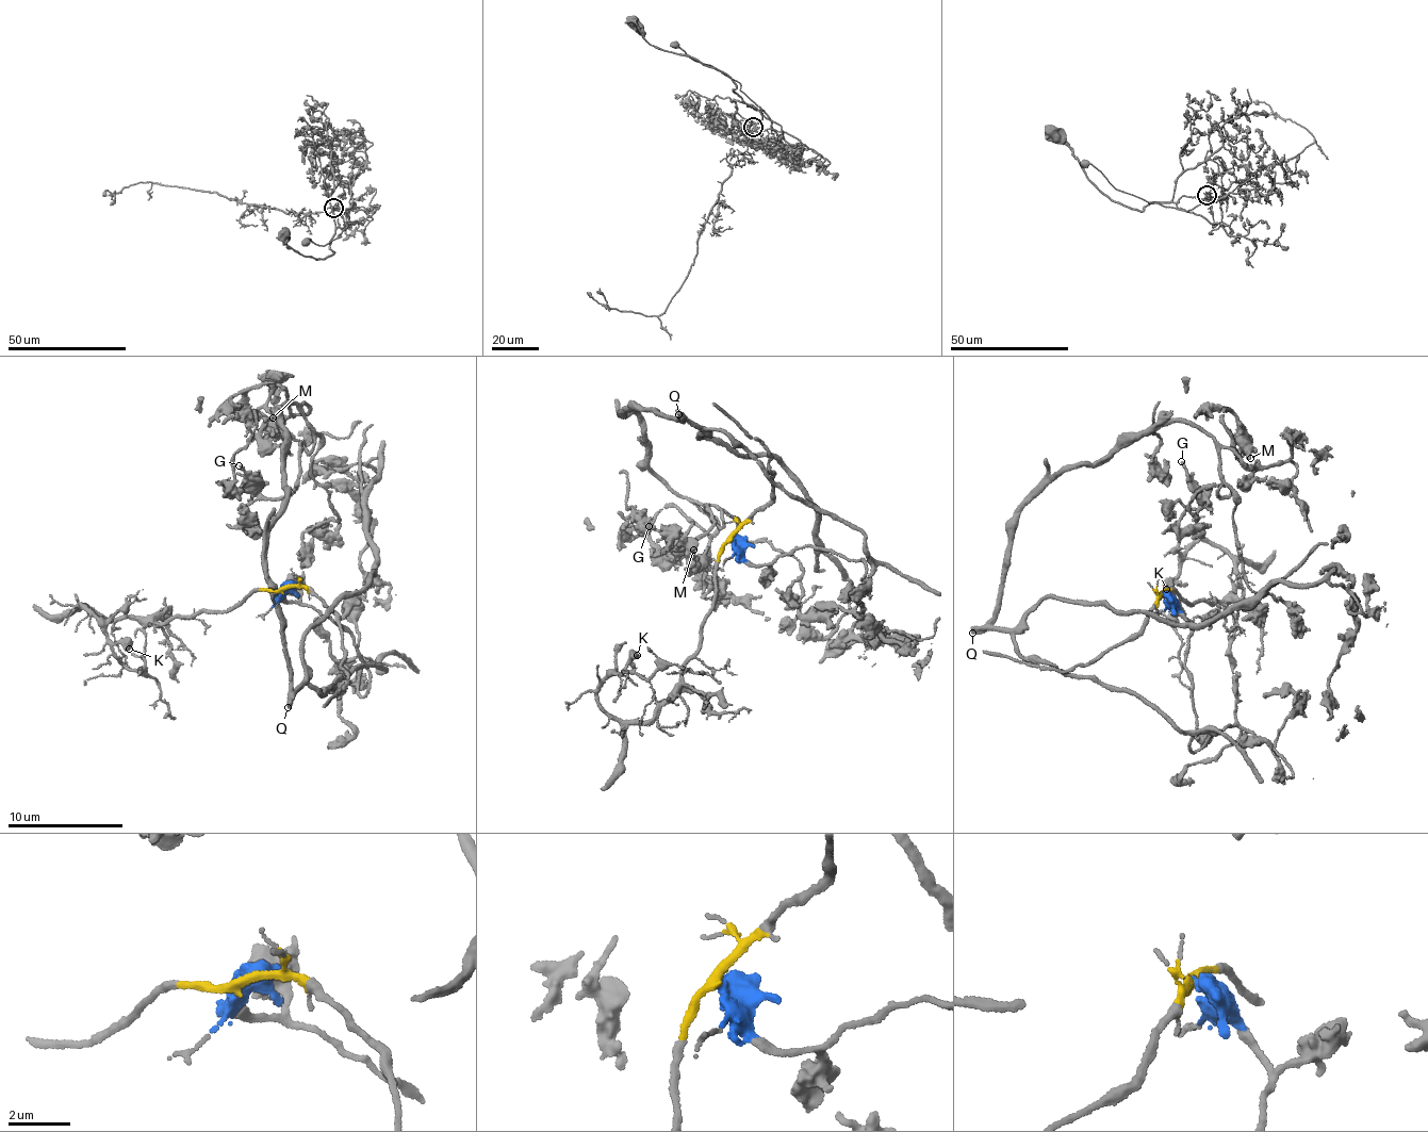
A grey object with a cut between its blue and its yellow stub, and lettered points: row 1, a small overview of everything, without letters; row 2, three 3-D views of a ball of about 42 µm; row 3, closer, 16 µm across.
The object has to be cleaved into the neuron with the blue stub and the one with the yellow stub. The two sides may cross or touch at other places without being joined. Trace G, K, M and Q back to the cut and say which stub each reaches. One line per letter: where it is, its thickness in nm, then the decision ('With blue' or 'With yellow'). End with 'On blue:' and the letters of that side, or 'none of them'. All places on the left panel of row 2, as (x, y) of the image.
G: Place: (239, 465). Thickness 120 nm. With blue
K: Place: (129, 649). Thickness 400 nm. With yellow
M: Place: (273, 417). Thickness 130 nm. With blue
Q: Place: (288, 707). Thickness 440 nm. With blue
On blue: G, M, Q

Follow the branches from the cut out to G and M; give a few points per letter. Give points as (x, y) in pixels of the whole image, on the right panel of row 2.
G: (1162, 595), (1195, 752), (1215, 733), (995, 626), (1028, 493), (1174, 421), (1232, 491), (1198, 519), (1182, 461)
M: (1162, 595), (1195, 752), (995, 626), (1068, 465), (1174, 421), (1249, 465), (1224, 409), (1249, 459)

